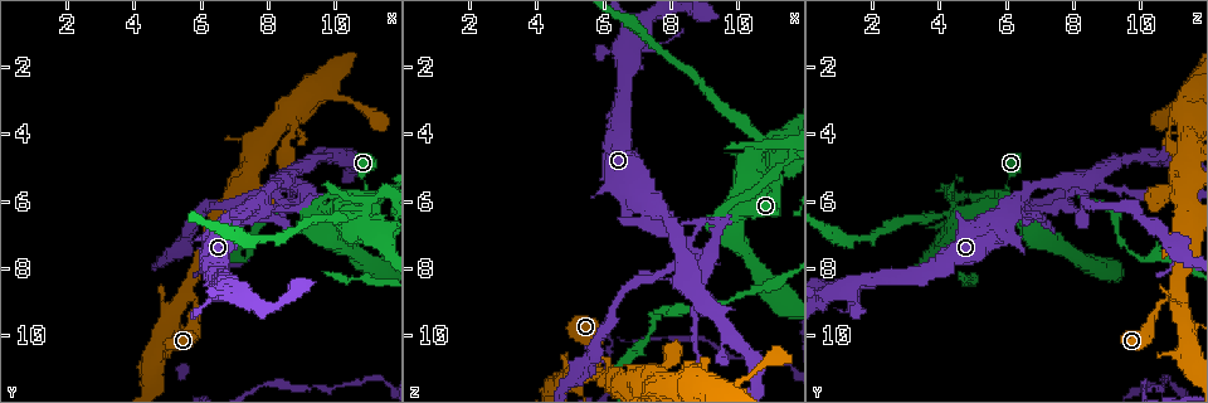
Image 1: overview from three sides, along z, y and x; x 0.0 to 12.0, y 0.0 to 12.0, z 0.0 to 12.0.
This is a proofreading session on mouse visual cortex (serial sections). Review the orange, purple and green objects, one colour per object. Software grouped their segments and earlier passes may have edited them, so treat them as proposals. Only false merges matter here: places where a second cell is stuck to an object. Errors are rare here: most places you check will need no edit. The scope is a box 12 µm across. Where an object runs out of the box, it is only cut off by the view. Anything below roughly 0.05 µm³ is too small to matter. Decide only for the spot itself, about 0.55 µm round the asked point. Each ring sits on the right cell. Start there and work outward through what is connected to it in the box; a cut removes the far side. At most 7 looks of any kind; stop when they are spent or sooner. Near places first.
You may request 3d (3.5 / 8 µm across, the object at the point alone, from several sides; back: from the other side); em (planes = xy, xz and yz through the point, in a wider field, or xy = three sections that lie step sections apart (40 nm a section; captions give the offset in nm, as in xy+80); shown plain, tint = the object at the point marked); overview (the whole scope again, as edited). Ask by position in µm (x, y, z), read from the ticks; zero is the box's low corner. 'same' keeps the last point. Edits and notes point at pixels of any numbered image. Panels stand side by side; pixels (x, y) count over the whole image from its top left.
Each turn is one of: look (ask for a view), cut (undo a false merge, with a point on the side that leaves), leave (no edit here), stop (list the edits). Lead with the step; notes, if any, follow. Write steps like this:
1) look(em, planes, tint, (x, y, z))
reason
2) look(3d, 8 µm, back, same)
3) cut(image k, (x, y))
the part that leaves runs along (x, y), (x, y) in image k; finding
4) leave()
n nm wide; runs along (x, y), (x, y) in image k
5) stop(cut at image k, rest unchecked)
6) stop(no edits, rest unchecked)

look(3d, 3.5 µm, (7.1, 8.6, 1.0))
a fork

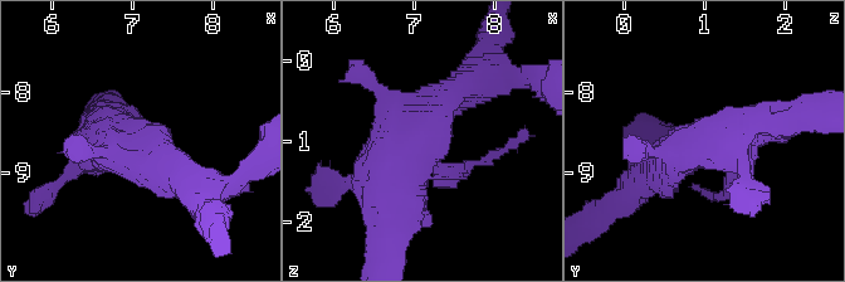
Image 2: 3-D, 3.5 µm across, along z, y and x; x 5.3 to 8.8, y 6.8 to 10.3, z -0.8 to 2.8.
look(em, xy, step 5, tint, (7.00, 8.65, 1.05))
shape alone is not enough

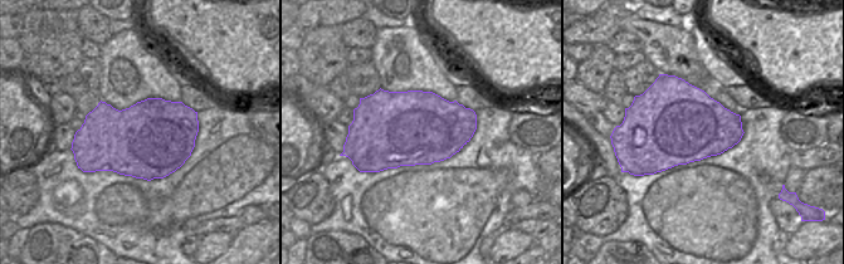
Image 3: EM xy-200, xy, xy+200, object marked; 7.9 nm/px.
leave()
runs along (390, 242), (397, 161), (440, 103) in image 2; all the same cell

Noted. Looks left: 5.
look(3d, 3.5 µm, (10.9, 6.3, 4.3))
thin neck

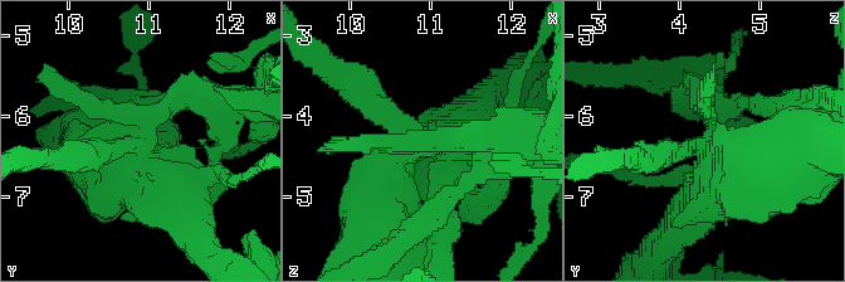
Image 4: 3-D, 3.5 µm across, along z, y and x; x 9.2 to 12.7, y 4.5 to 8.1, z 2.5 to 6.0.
look(em, planes, tint, (10.85, 6.35, 4.30))
now the EM

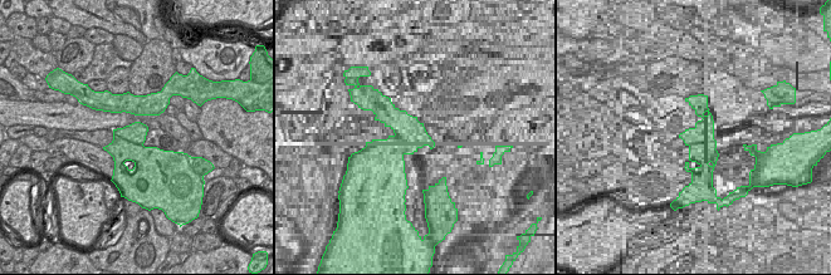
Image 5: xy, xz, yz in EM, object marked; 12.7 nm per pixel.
cut(image 4, (719, 122))
the part that leaves runs along (454, 147), (404, 150), (381, 205) in image 4; two cells meet here

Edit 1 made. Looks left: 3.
stop(cut at image 4, rest unchecked)

